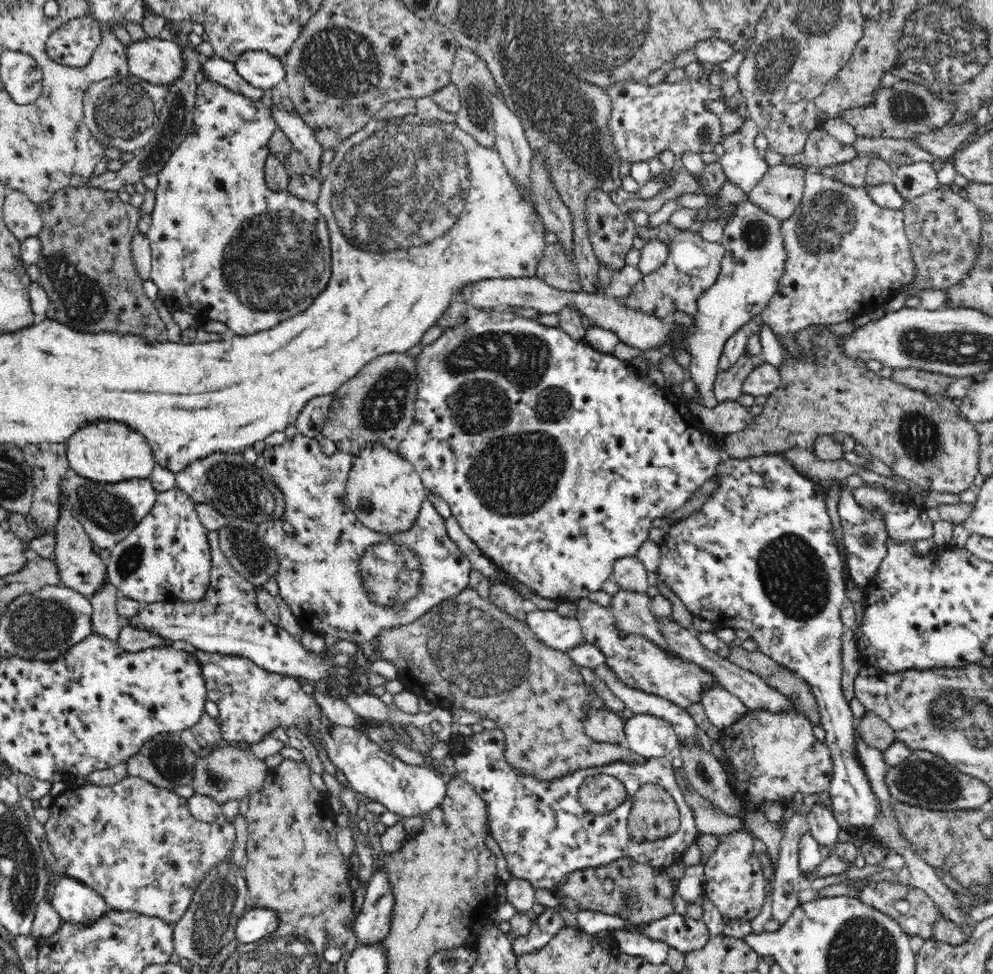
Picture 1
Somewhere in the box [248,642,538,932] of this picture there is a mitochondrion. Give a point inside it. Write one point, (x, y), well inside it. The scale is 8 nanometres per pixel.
(283, 705)

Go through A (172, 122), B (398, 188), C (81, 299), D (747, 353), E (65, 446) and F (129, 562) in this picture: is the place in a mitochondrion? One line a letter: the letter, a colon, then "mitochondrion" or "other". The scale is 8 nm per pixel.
A: mitochondrion
B: mitochondrion
C: mitochondrion
D: other
E: other
F: mitochondrion

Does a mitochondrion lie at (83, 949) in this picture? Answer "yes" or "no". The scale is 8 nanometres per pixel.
yes

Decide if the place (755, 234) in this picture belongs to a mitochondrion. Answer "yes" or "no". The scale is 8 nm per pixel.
yes

